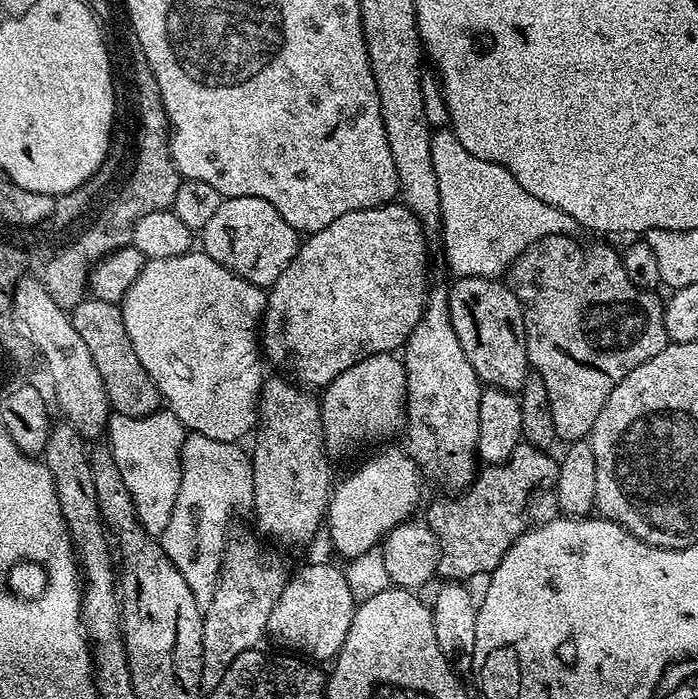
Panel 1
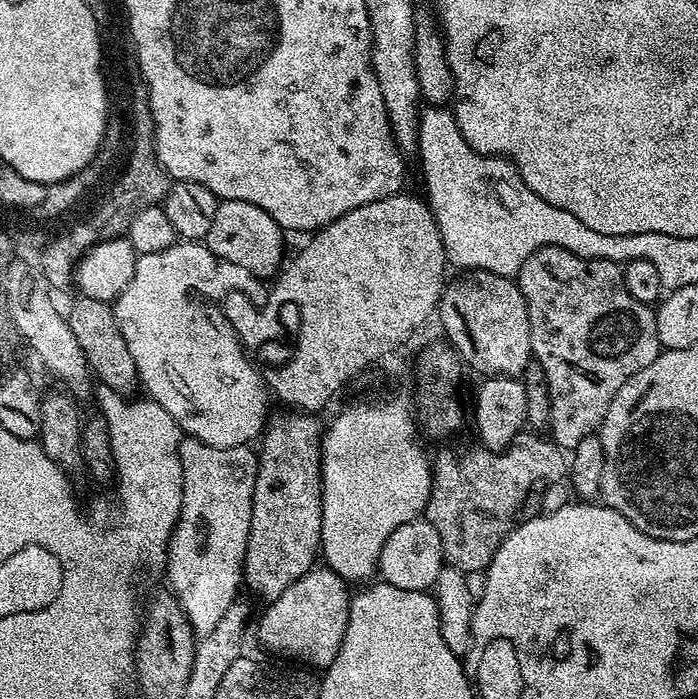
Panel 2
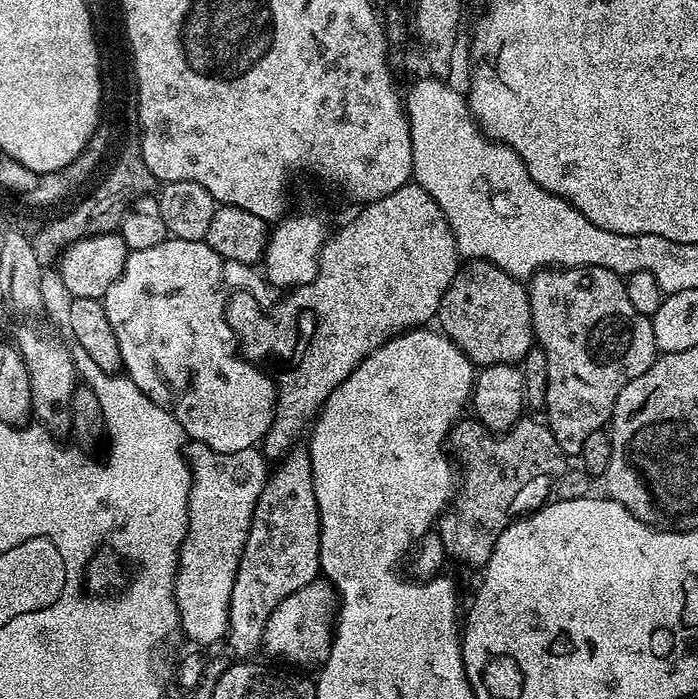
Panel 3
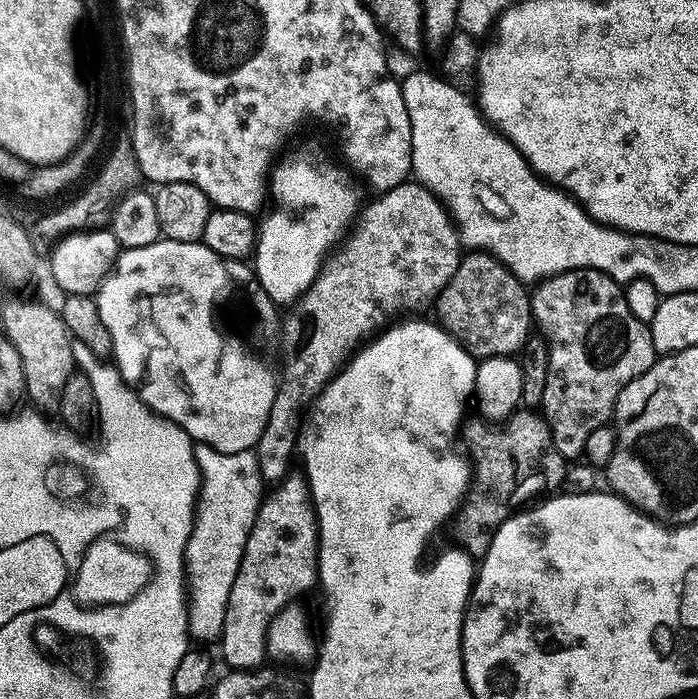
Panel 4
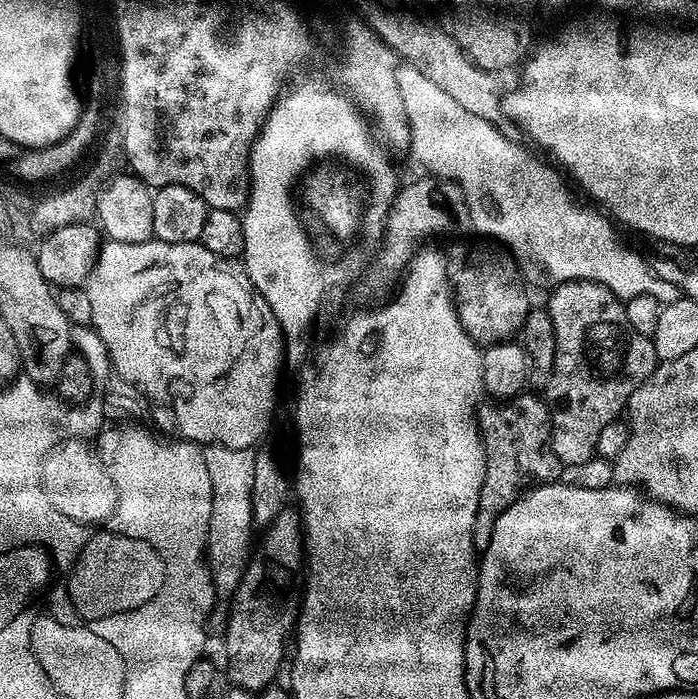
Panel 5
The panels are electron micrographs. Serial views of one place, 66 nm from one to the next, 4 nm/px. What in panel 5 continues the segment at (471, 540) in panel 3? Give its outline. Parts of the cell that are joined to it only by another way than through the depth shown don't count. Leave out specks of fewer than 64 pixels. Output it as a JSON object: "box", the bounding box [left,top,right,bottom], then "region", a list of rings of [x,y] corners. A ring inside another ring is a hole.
{"box":[472,390,562,550],"region":[[[525,390],[519,396],[511,396],[509,400],[485,403],[479,409],[478,423],[480,437],[484,443],[484,453],[486,454],[486,478],[482,482],[482,490],[478,498],[478,510],[474,518],[472,541],[478,550],[483,550],[490,546],[490,538],[494,534],[494,522],[498,522],[501,514],[516,501],[512,494],[516,490],[522,490],[524,493],[529,491],[524,482],[528,482],[534,476],[536,478],[546,478],[546,484],[559,481],[562,465],[558,454],[554,454],[552,410],[548,407],[548,401],[543,395],[533,394],[531,391]]]}

